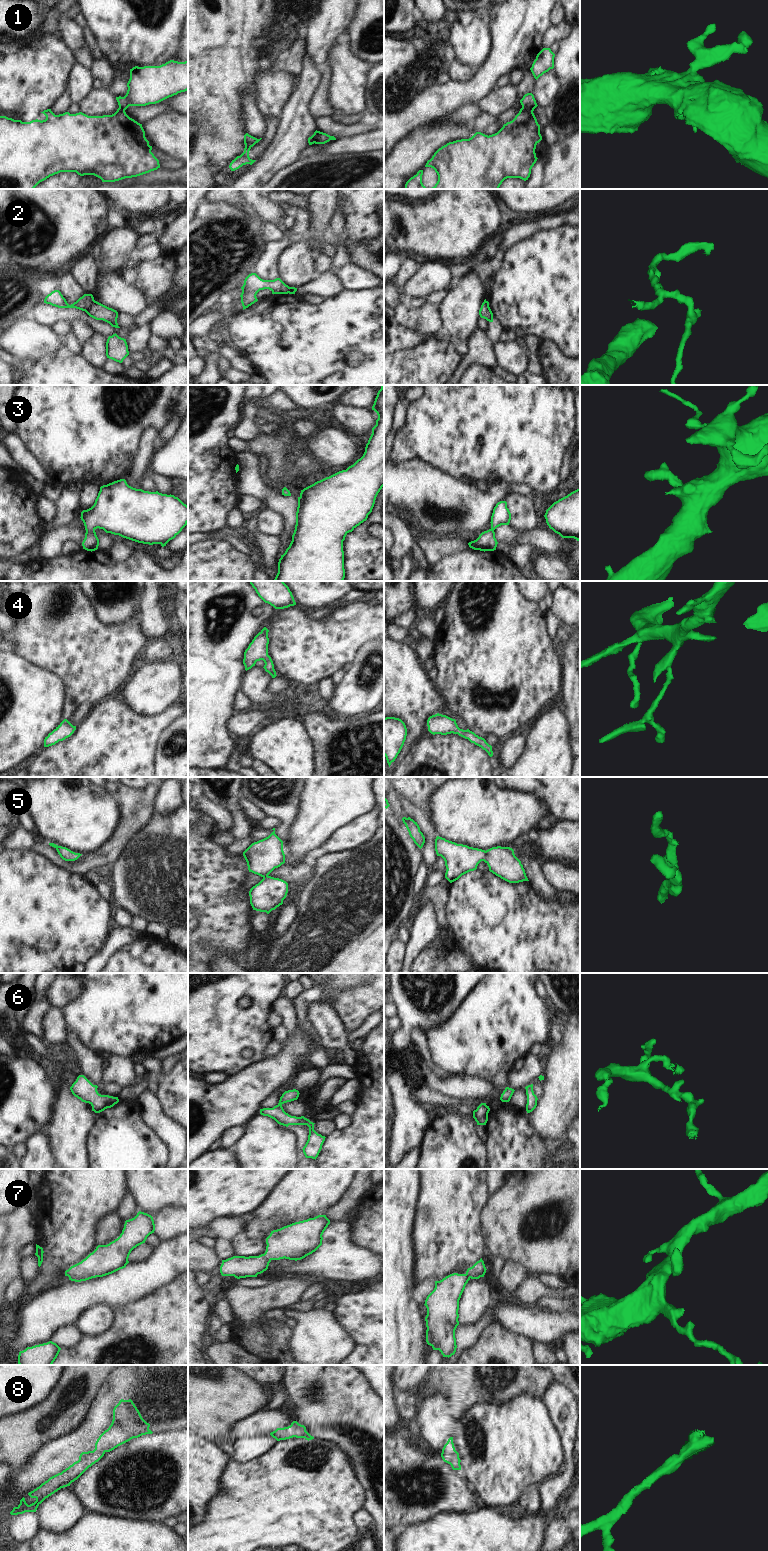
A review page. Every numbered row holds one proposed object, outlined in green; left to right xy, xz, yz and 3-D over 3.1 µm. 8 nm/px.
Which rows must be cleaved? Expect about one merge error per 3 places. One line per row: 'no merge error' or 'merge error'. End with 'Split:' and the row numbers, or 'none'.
1: merge error
2: merge error
3: no merge error
4: no merge error
5: no merge error
6: no merge error
7: no merge error
8: no merge error
Split: 1, 2

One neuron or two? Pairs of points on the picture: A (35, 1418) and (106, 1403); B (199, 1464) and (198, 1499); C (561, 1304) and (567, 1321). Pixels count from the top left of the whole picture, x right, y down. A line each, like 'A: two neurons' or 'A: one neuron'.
A: two neurons
B: one neuron
C: two neurons

